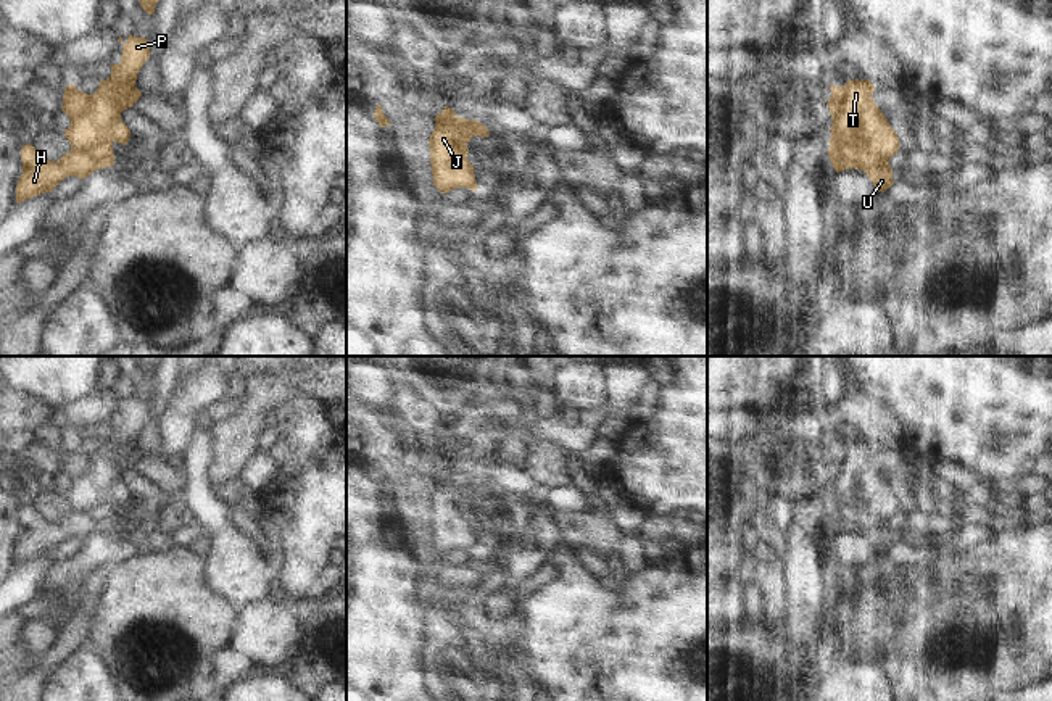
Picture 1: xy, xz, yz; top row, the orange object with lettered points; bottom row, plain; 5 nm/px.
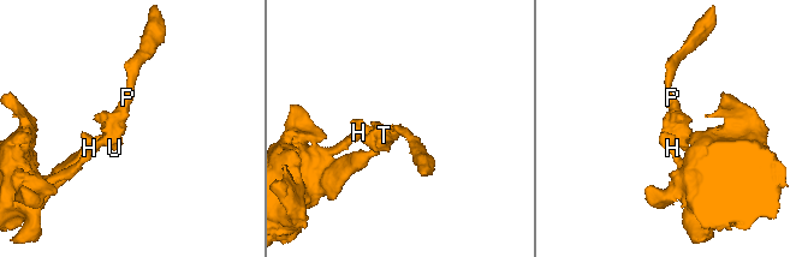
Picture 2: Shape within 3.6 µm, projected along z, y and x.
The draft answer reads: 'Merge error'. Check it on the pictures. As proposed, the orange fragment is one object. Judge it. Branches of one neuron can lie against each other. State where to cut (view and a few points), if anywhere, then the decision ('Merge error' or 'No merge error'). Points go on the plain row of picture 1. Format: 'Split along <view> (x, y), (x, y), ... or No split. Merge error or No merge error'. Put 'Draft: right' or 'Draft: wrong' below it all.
Split along yz (832, 497), (835, 500), (856, 500), (888, 521). Merge error
Draft: right

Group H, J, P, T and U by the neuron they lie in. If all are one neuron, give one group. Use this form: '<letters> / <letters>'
H U / J P T

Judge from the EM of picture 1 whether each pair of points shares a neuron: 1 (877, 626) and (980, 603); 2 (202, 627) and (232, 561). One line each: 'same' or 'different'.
1: different
2: different

